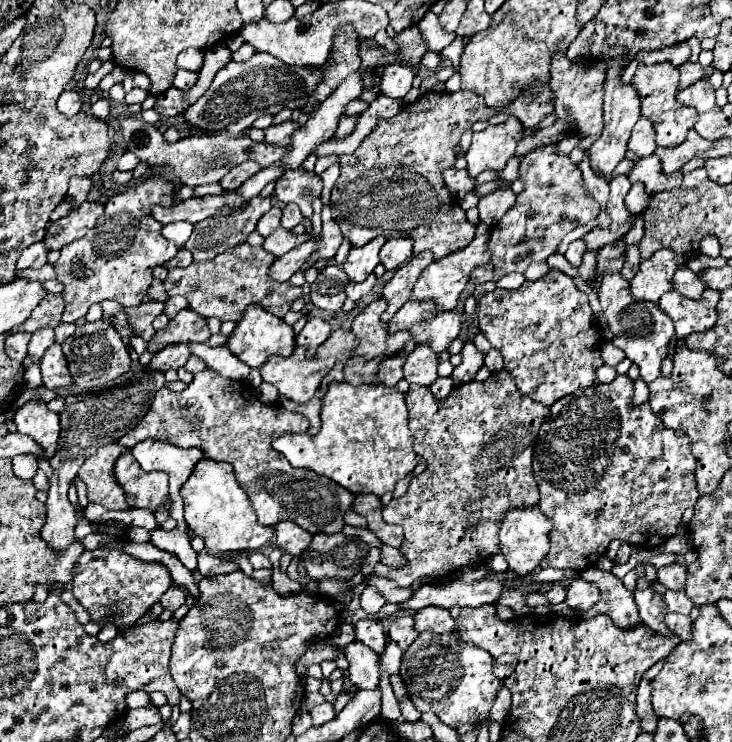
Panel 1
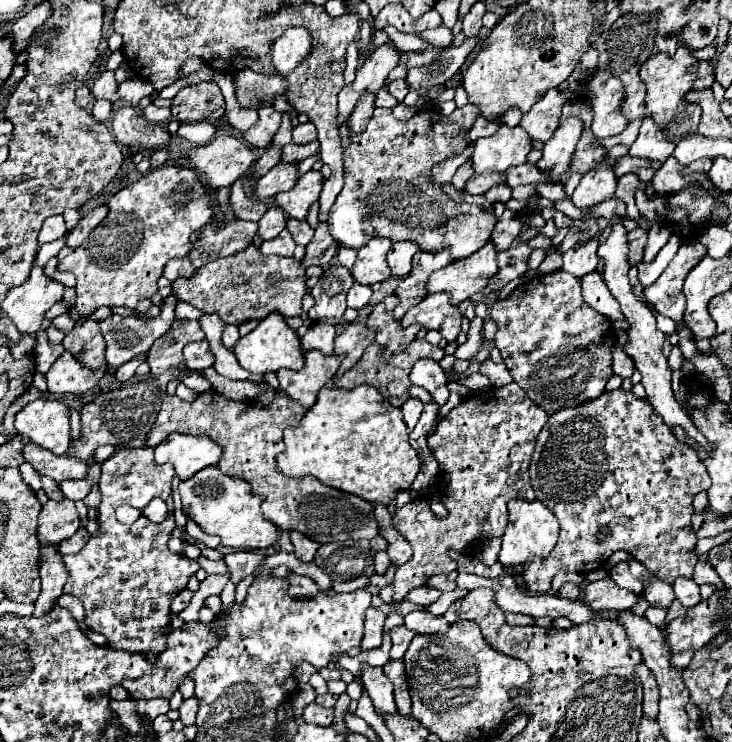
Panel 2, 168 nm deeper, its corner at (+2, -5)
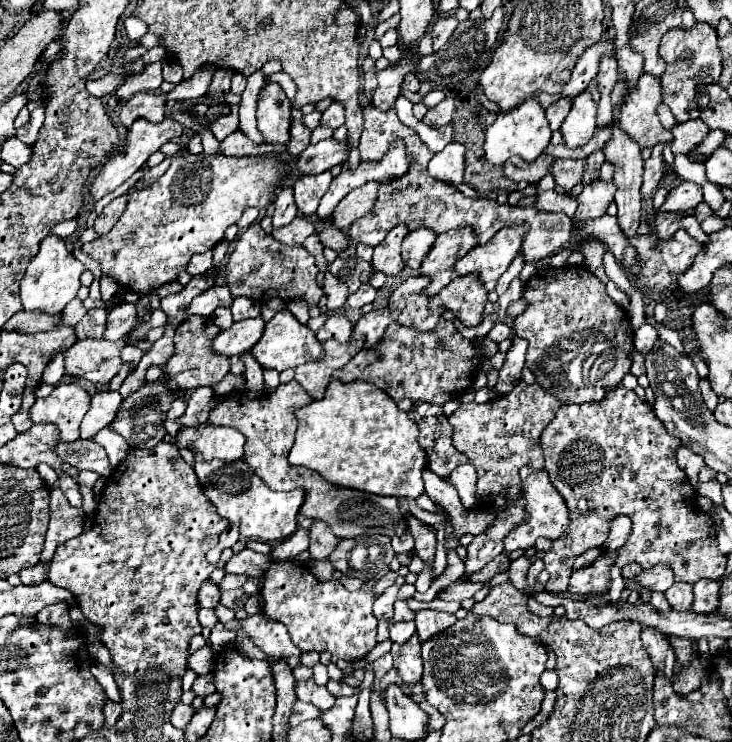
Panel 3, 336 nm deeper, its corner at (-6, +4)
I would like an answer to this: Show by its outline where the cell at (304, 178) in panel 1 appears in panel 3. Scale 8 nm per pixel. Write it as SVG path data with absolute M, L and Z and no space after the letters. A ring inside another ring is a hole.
M324 171L320 175L300 177L294 183L294 197L296 197L296 205L298 205L302 215L314 215L316 213L316 207L318 207L322 195L328 191L330 181L332 181L330 171Z

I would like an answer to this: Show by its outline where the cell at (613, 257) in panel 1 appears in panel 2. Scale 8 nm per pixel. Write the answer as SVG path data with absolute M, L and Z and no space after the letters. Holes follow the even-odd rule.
M638 228L634 232L630 232L630 264L636 266L642 262L644 258L644 248L648 242L648 232Z

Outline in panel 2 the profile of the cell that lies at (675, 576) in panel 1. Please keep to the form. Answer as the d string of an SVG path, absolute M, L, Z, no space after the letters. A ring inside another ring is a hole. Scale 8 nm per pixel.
M678 578L678 582L674 582L674 594L684 608L694 608L700 602L700 588L688 578Z

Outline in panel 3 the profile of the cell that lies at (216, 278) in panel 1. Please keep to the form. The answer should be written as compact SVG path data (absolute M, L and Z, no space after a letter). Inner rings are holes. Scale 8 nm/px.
M254 223L250 225L236 241L234 251L228 257L228 263L220 271L224 281L232 293L232 297L248 297L252 301L268 301L280 297L282 301L304 299L308 305L316 305L324 291L316 285L318 267L314 265L314 257L302 245L282 245L272 235L264 233L264 229Z

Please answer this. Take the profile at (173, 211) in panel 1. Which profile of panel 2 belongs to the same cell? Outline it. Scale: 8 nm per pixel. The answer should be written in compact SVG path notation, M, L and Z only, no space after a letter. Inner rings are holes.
M280 162L278 166L274 166L266 176L258 178L250 196L252 198L268 198L268 196L274 196L278 192L284 192L284 190L290 190L296 182L298 182L300 174L298 174L298 164L290 164L290 162Z

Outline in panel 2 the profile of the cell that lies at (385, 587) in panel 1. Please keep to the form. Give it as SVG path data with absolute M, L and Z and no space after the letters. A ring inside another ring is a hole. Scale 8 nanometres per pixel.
M424 586L424 588L416 588L412 590L408 596L406 596L406 602L414 602L414 604L420 604L420 606L430 606L432 602L436 602L440 598L440 590L436 588L430 588L430 586Z

